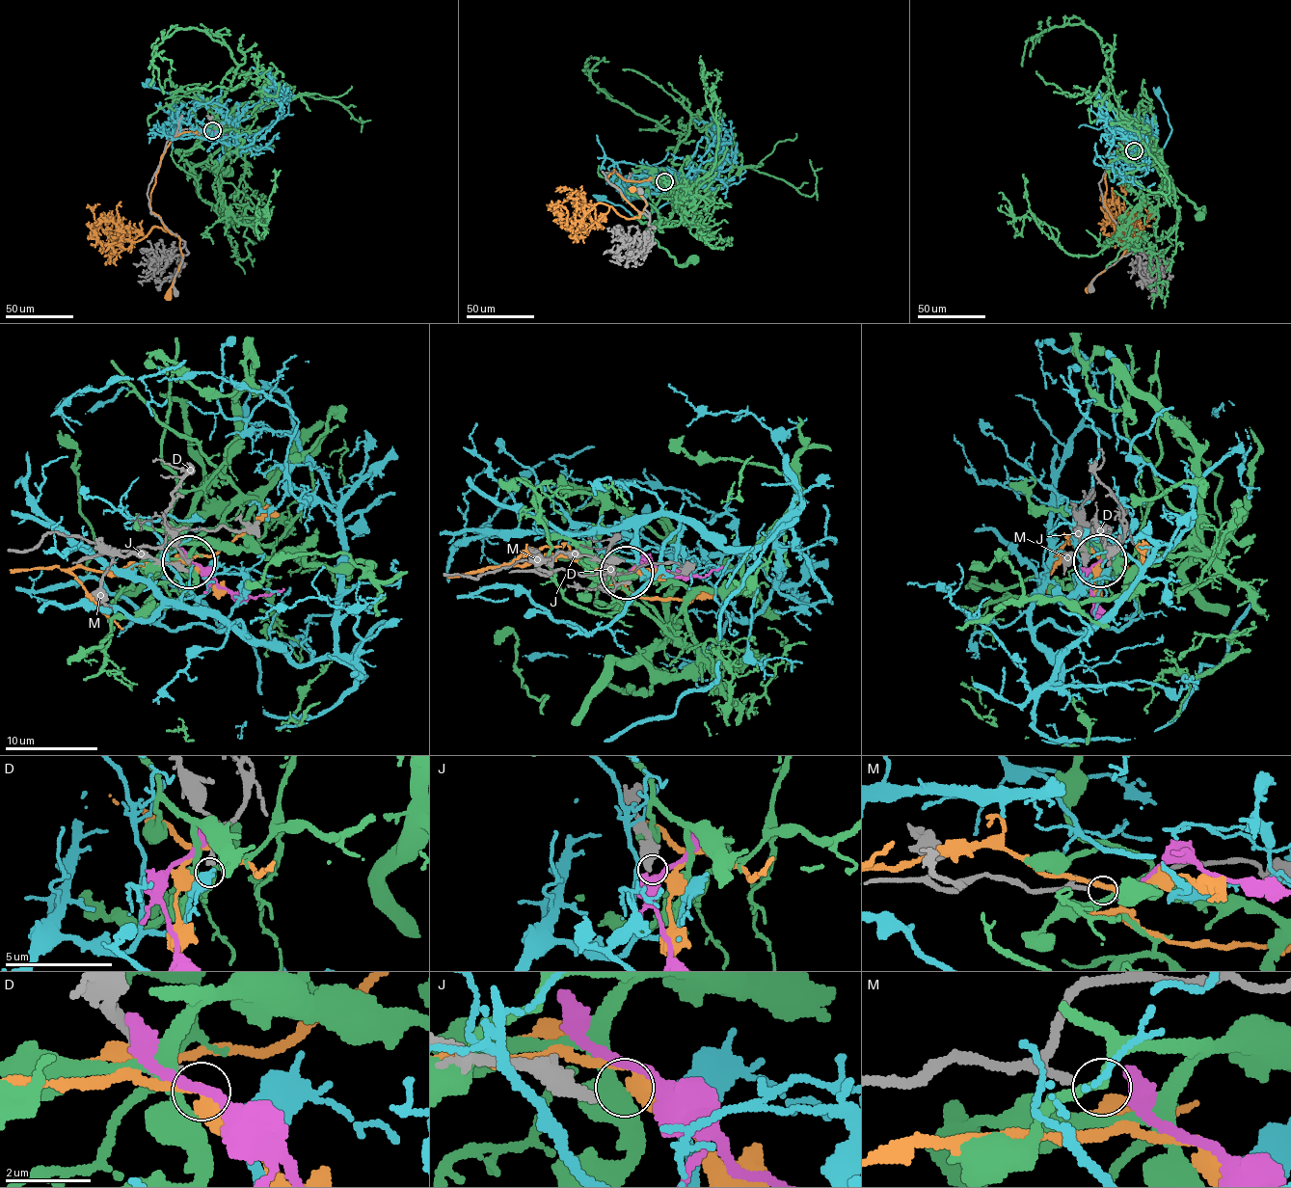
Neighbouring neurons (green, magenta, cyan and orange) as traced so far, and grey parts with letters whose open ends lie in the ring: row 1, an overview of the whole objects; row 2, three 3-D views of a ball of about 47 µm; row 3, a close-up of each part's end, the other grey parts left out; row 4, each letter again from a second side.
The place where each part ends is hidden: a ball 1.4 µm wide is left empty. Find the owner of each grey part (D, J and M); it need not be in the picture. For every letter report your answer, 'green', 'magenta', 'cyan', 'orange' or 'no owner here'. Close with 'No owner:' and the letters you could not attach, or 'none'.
D: cyan
J: no owner here
M: magenta
No owner: J

